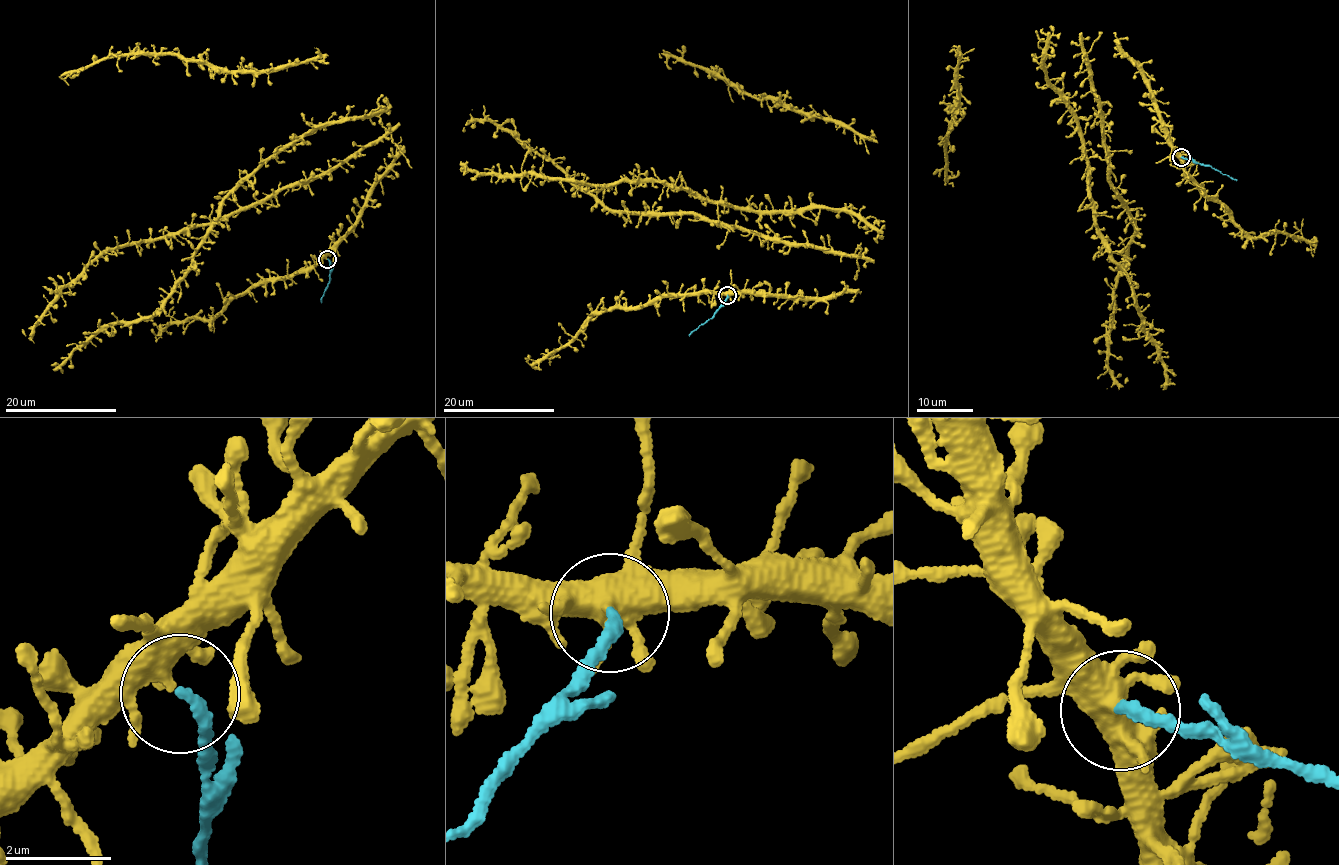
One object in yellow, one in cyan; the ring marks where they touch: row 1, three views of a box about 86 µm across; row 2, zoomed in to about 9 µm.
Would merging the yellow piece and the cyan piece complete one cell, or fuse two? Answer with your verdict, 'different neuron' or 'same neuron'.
different neuron

